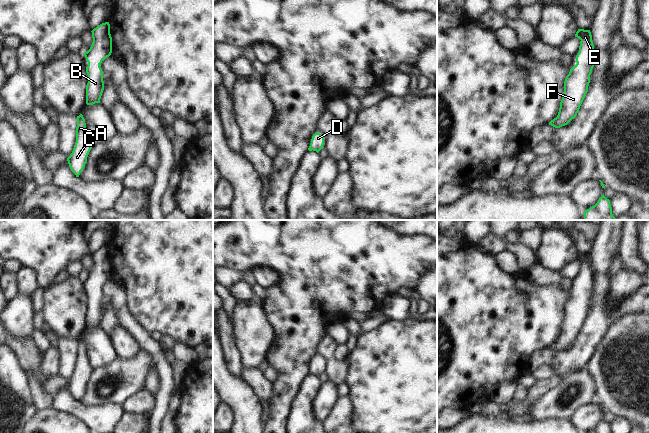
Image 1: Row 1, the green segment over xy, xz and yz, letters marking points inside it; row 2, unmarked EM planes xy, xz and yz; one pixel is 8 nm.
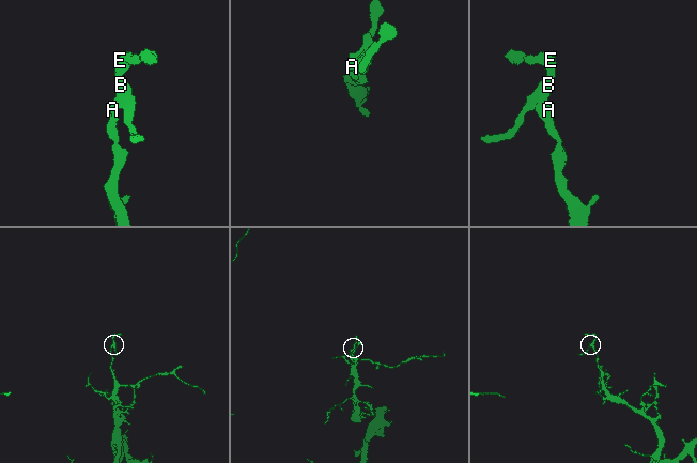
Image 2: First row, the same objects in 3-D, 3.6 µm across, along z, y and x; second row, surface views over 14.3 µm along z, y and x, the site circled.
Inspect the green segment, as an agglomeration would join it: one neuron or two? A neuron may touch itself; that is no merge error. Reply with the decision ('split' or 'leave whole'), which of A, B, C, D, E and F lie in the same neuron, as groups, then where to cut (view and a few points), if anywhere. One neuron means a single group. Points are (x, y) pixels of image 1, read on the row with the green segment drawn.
leave whole; A B C D E F; no cut

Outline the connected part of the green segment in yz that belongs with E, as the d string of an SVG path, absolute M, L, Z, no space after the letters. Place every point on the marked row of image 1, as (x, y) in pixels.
M578 29L575 37L581 40L576 56L577 64L570 69L565 78L558 115L549 122L549 125L555 128L567 125L576 117L588 92L590 75L594 67L594 45L590 30Z

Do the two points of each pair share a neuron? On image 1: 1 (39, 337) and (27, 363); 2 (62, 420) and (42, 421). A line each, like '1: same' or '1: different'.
1: different
2: same

